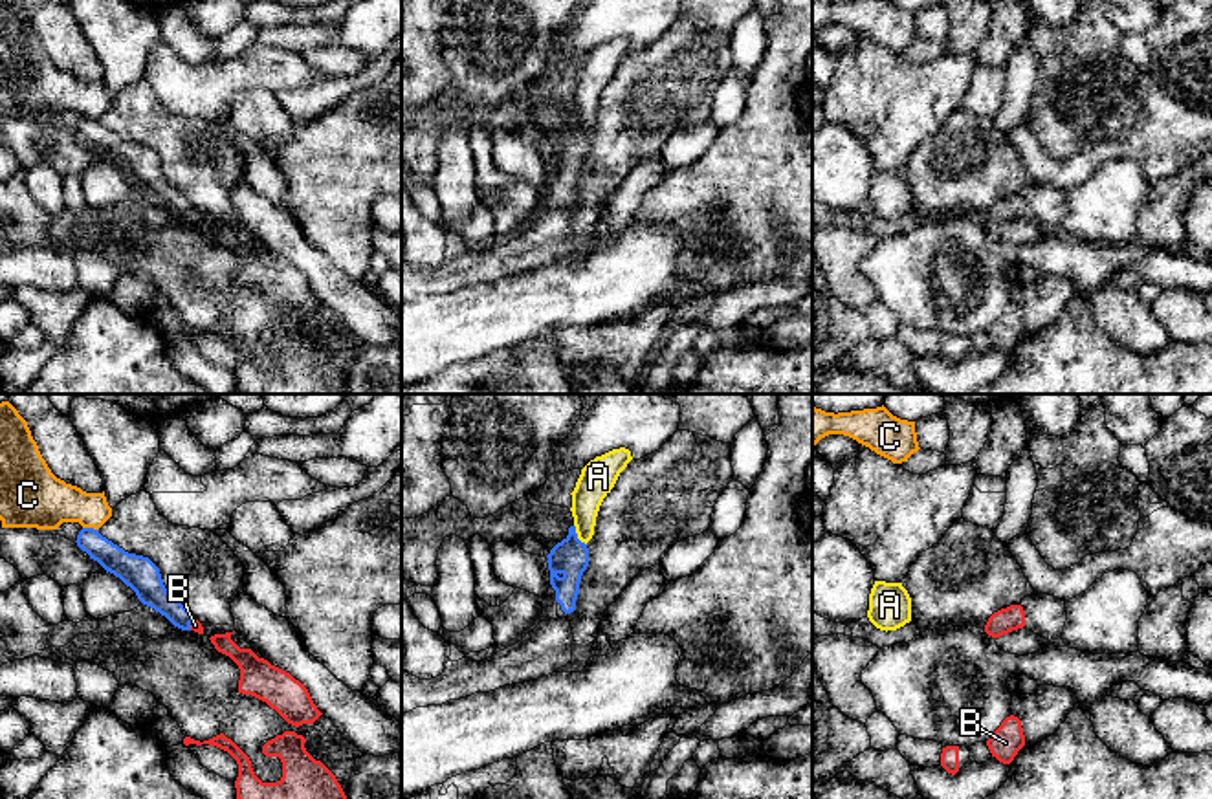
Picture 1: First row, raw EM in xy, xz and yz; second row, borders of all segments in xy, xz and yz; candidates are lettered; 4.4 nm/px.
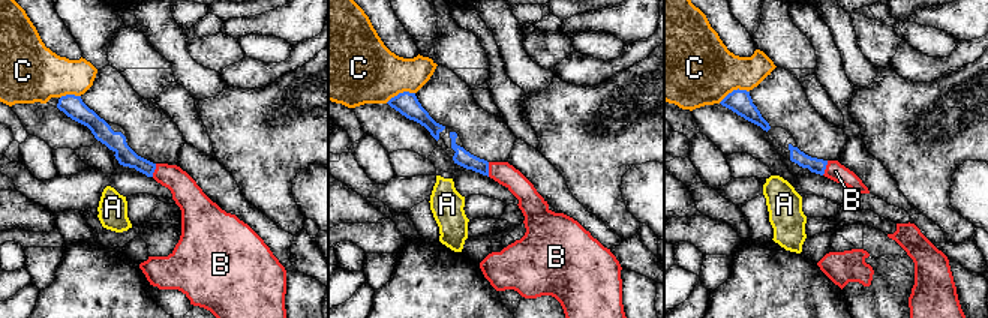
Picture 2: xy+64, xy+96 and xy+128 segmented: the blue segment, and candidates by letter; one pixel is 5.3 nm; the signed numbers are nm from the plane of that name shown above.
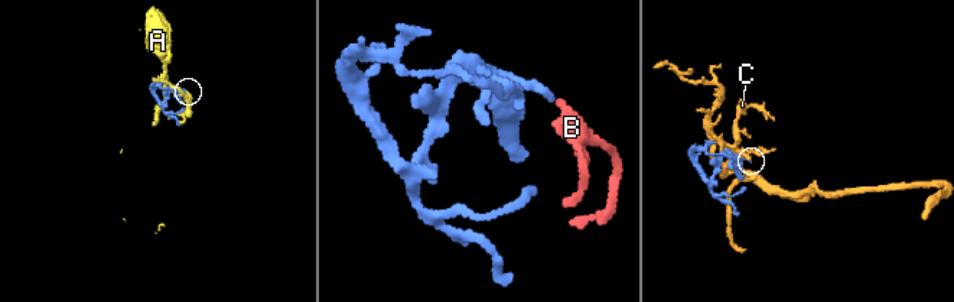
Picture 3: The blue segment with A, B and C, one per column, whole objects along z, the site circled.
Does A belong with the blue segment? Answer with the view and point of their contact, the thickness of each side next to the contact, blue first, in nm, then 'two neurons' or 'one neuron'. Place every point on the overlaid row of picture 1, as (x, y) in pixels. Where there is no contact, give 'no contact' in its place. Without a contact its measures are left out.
xz (576, 536) | 160/150 nm | two neurons

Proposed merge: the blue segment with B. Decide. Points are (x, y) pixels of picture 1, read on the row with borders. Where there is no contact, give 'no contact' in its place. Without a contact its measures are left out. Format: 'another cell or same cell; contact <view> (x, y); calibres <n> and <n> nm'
same cell; contact xy (191, 622); calibres 130 and 50 nm

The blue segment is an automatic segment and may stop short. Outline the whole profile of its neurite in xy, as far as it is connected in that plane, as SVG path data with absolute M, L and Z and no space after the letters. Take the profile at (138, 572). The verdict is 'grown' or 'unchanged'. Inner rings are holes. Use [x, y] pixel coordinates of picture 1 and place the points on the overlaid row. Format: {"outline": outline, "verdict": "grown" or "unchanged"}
{"outline": "M83 528L75 542L90 559L130 586L143 605L154 608L182 630L204 634L202 623L167 592L160 568L149 557L125 552L94 528Z", "verdict": "grown"}

